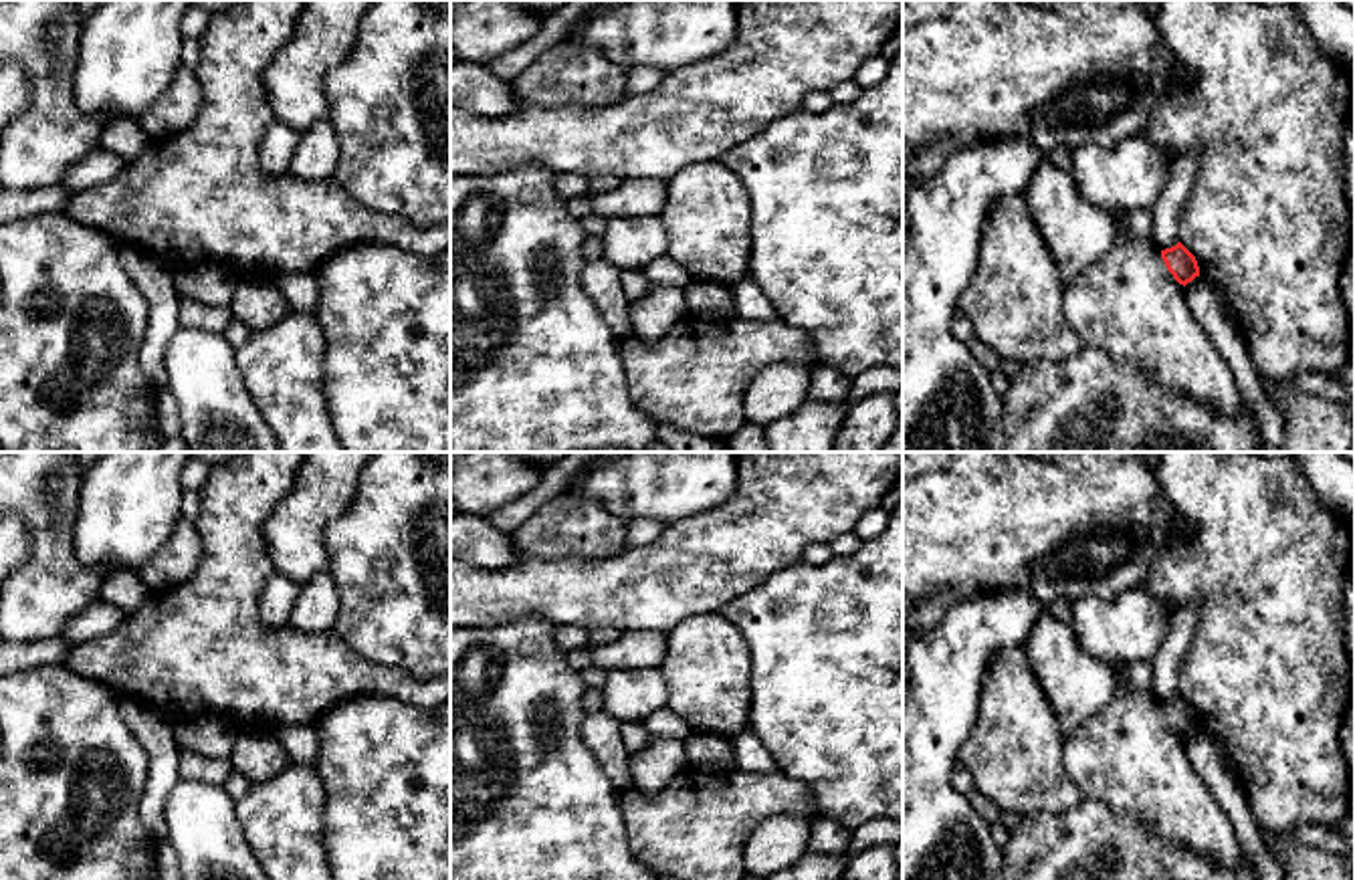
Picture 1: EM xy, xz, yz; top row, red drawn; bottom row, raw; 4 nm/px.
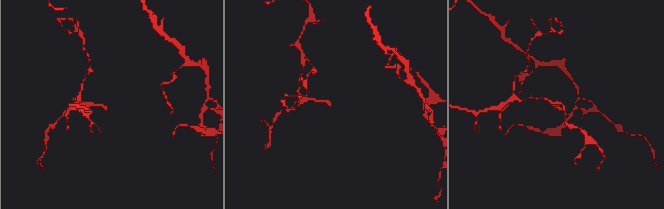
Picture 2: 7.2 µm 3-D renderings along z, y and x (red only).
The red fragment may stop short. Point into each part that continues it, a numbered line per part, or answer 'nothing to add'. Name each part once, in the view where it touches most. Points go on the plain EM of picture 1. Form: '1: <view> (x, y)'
nothing to add

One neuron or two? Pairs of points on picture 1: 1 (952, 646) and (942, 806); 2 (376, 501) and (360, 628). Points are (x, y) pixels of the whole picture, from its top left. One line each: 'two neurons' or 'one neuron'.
1: one neuron
2: one neuron

